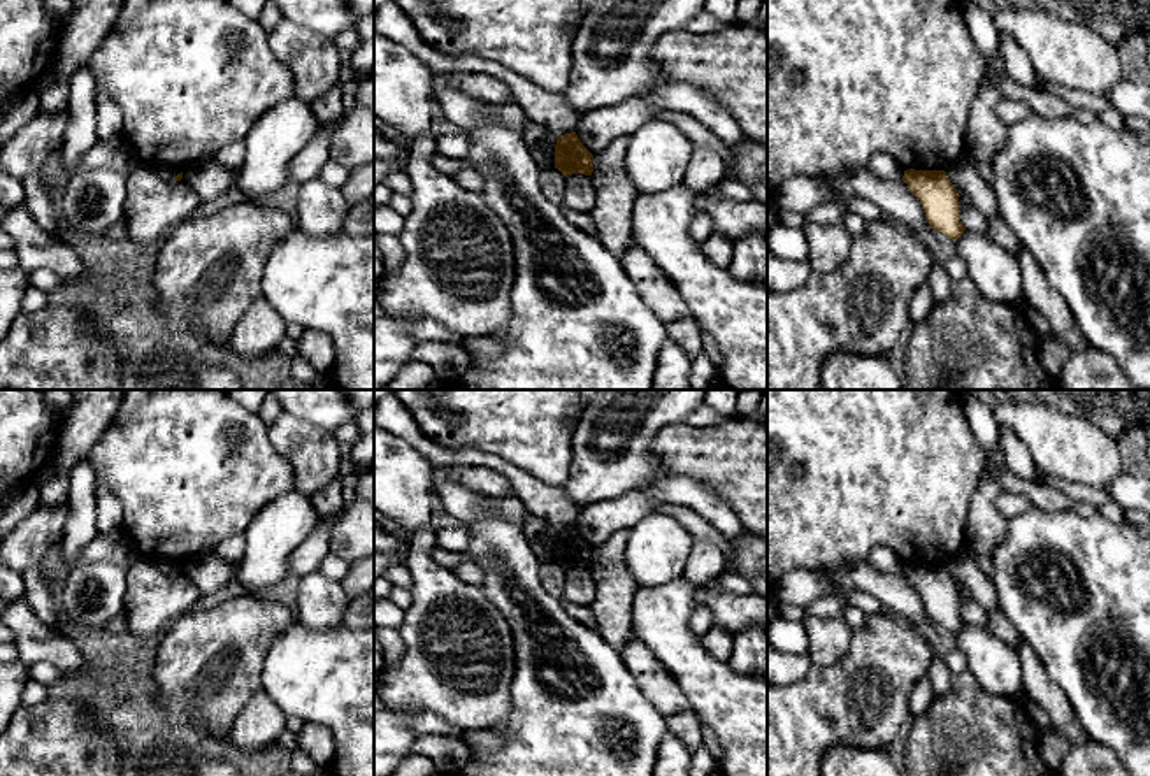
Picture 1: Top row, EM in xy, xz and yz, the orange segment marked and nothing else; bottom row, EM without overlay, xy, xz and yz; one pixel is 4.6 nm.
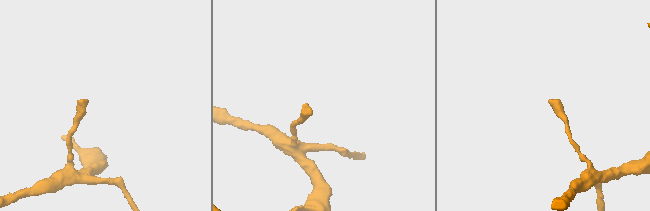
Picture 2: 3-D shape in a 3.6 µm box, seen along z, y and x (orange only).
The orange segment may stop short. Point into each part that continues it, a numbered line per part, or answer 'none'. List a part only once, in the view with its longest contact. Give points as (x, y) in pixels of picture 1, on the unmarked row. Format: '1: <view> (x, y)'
none

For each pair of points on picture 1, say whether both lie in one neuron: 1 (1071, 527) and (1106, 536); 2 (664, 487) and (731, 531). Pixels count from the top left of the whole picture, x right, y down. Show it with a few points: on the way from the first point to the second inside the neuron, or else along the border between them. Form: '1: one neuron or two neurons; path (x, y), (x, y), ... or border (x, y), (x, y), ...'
1: one neuron; path (1080, 536), (1098, 536)
2: one neuron; path (682, 490), (697, 495), (715, 513)

